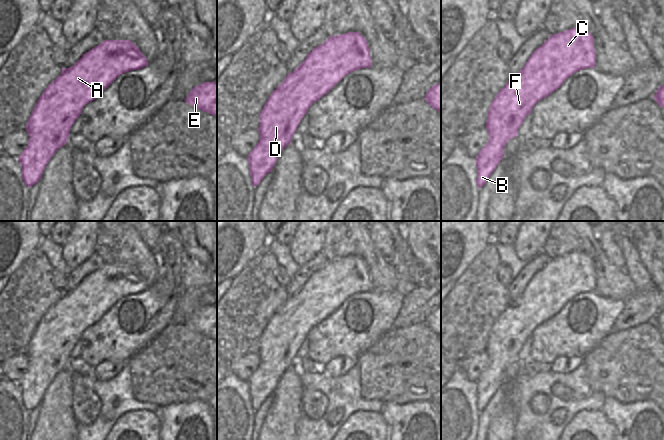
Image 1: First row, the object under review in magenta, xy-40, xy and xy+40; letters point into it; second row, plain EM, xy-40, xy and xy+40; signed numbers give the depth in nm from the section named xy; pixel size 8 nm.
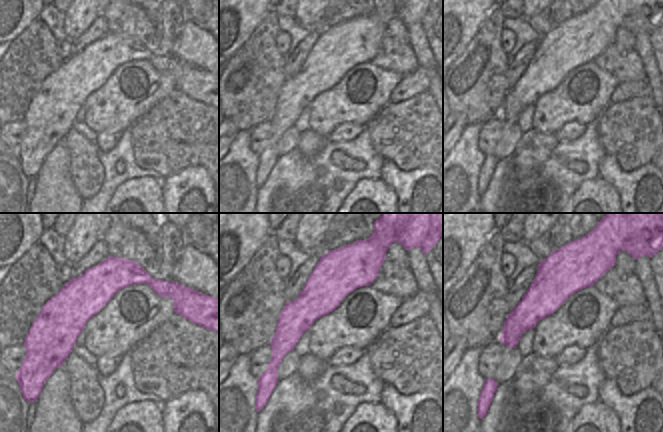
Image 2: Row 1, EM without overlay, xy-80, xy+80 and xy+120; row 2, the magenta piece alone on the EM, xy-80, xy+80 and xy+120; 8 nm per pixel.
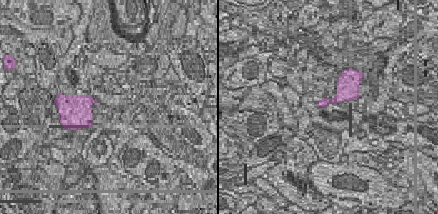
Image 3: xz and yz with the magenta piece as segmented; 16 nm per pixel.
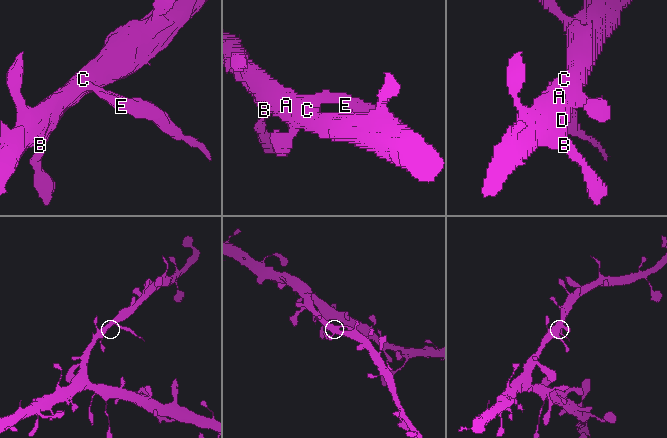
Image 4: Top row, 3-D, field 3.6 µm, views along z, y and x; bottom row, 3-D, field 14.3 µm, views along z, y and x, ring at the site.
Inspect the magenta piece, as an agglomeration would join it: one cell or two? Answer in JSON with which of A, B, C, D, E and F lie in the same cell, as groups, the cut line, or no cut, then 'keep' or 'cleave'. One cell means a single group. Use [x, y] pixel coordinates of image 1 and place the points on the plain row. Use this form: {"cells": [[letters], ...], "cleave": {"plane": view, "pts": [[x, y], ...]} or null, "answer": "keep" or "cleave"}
{"cells": [["A", "B", "C", "D", "E", "F"]], "cleave": null, "answer": "keep"}

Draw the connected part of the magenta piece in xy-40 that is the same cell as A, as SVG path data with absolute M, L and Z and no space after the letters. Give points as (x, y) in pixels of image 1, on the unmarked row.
M104 264L62 297L44 314L38 323L26 349L30 361L28 369L18 382L22 391L22 403L31 411L42 397L56 375L68 366L70 353L82 333L98 322L121 298L139 294L149 287L138 270L129 264Z

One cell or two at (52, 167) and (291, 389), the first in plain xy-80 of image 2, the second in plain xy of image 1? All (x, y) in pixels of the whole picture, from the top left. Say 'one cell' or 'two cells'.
one cell

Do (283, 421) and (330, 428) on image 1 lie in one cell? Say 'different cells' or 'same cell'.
different cells

